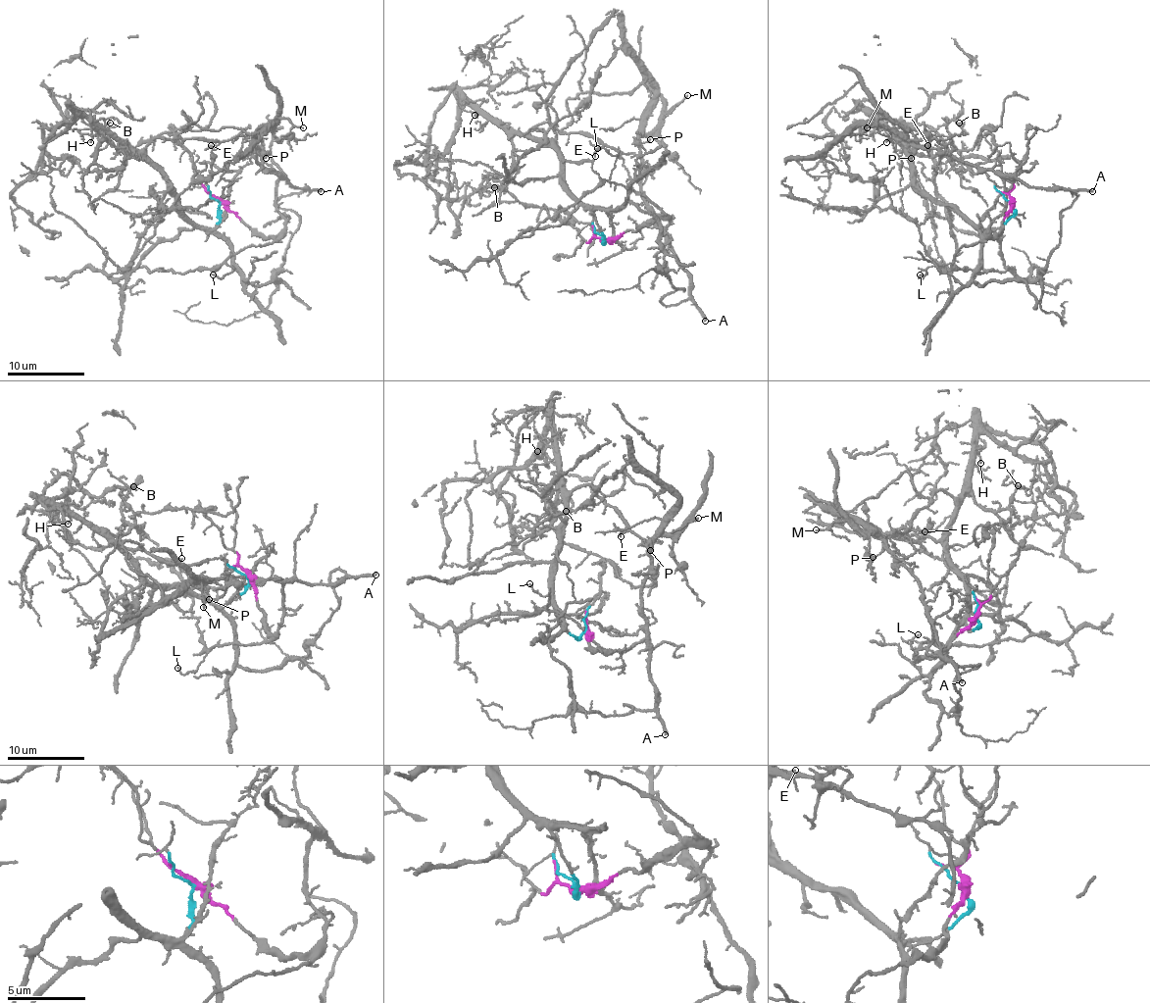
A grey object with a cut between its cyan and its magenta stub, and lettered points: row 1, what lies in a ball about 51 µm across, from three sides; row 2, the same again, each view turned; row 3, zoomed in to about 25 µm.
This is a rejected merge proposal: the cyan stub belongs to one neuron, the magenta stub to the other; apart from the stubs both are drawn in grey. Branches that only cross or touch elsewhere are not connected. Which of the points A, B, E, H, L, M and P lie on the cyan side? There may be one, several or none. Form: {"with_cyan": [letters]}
{"with_cyan": ["B", "E", "H"]}

